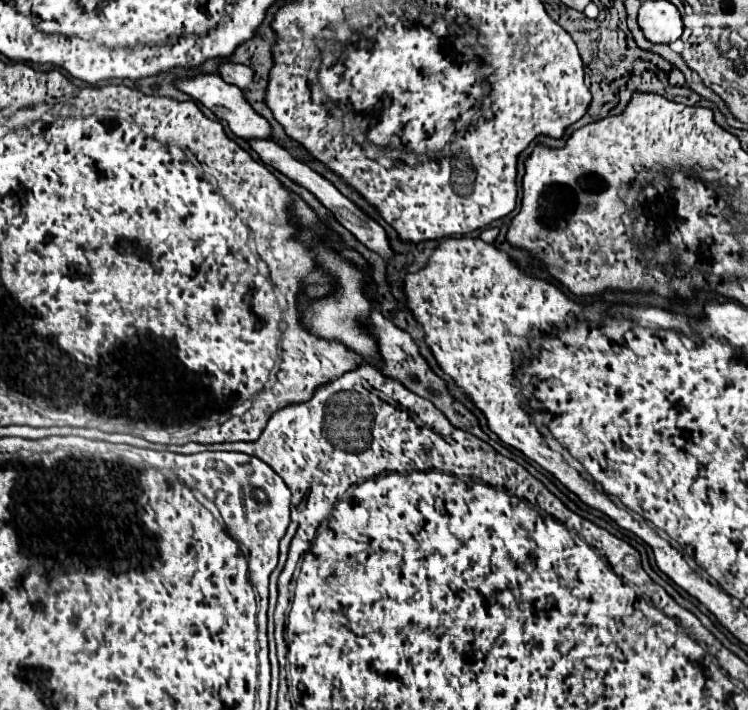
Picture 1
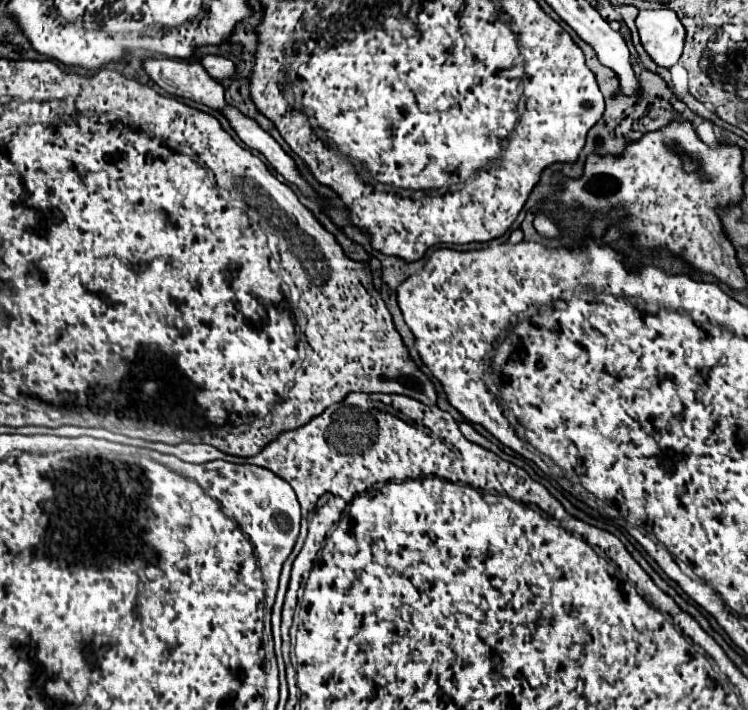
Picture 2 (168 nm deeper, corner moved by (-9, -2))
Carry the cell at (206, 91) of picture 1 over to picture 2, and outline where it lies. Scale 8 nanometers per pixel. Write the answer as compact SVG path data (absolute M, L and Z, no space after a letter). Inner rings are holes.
M147 59L145 71L167 93L203 103L211 109L225 109L225 87L207 75L199 63L173 59Z

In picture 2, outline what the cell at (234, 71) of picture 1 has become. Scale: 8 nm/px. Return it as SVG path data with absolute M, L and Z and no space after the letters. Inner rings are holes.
M205 55L201 59L201 65L215 79L231 79L235 75L235 63L225 57L219 57L219 55Z

